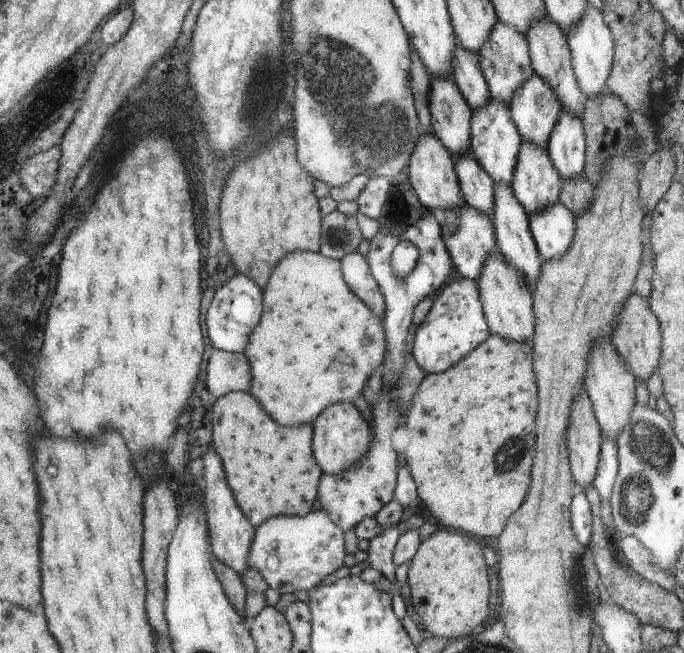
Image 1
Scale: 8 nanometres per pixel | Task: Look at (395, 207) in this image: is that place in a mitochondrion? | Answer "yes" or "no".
yes

